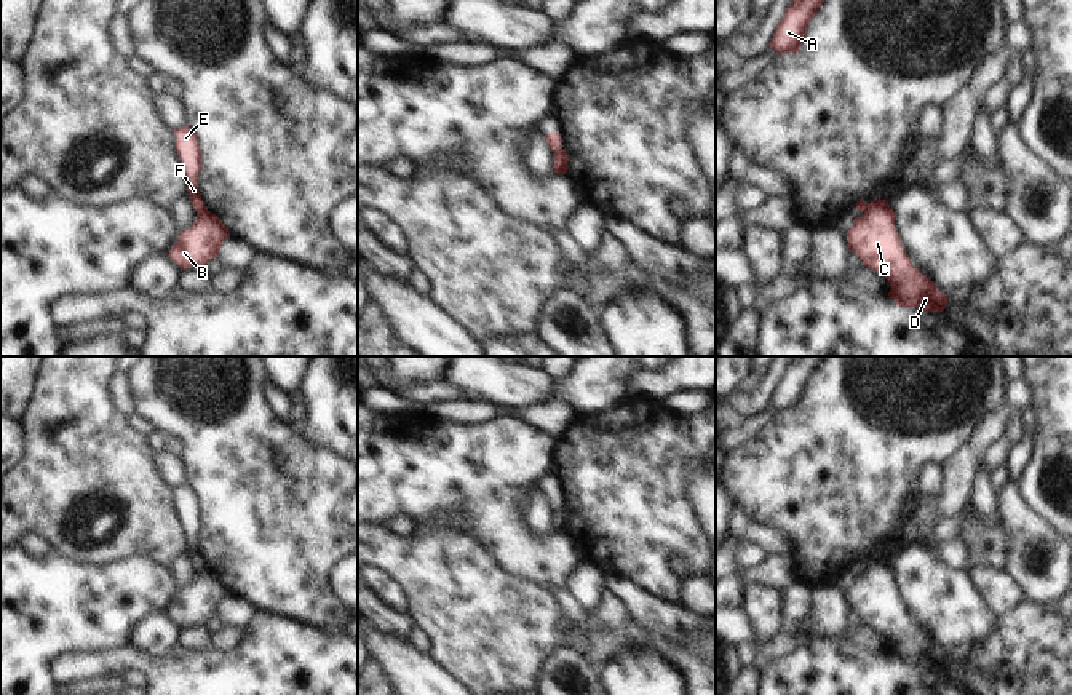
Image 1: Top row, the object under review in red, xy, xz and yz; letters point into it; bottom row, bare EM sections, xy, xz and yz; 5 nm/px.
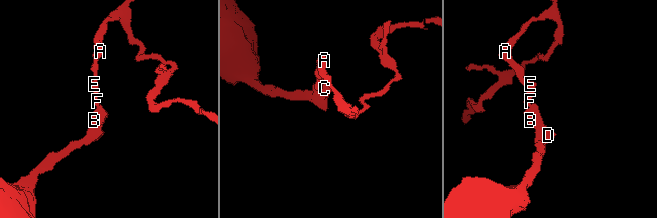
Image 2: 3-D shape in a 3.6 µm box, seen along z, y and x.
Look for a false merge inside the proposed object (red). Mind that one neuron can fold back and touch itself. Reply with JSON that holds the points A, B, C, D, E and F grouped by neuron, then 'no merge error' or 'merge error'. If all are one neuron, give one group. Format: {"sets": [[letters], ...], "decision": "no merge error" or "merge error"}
{"sets": [["A", "E", "F"], ["B", "C", "D"]], "decision": "merge error"}

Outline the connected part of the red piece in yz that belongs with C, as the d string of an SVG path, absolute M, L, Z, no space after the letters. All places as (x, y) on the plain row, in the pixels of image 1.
M887 558L866 562L864 572L853 578L847 602L866 626L879 629L891 644L888 653L901 665L922 669L943 669L947 653L923 634L906 614L896 585L895 570Z

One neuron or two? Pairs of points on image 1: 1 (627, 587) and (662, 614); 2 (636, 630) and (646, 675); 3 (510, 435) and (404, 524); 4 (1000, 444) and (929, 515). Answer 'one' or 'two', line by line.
1: one
2: two
3: two
4: two

